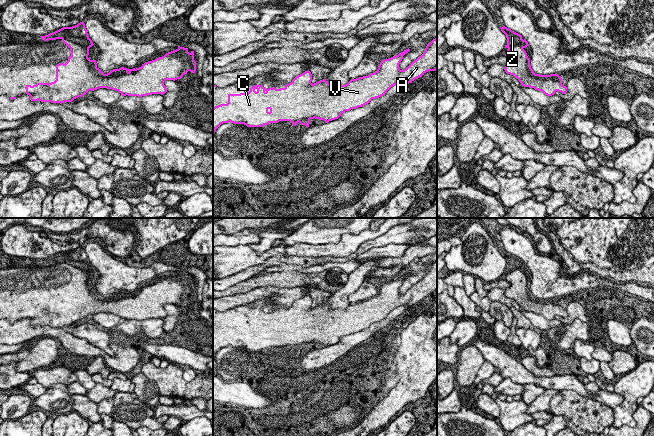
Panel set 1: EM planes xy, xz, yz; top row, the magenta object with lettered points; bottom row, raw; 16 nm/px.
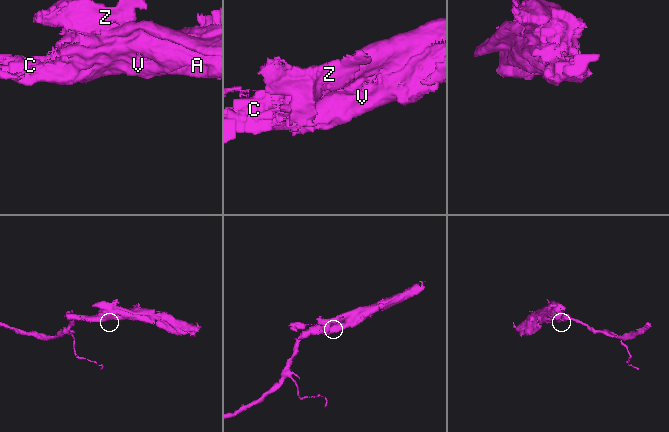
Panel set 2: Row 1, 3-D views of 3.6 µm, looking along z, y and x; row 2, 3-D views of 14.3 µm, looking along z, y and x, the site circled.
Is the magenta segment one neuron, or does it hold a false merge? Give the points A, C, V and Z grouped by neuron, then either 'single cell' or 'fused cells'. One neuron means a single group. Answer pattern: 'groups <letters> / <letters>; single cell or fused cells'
groups A C V Z; single cell

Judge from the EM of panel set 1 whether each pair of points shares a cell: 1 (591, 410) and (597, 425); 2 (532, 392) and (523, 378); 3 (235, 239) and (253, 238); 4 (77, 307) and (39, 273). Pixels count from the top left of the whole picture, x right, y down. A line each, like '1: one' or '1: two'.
1: one
2: two
3: one
4: one

